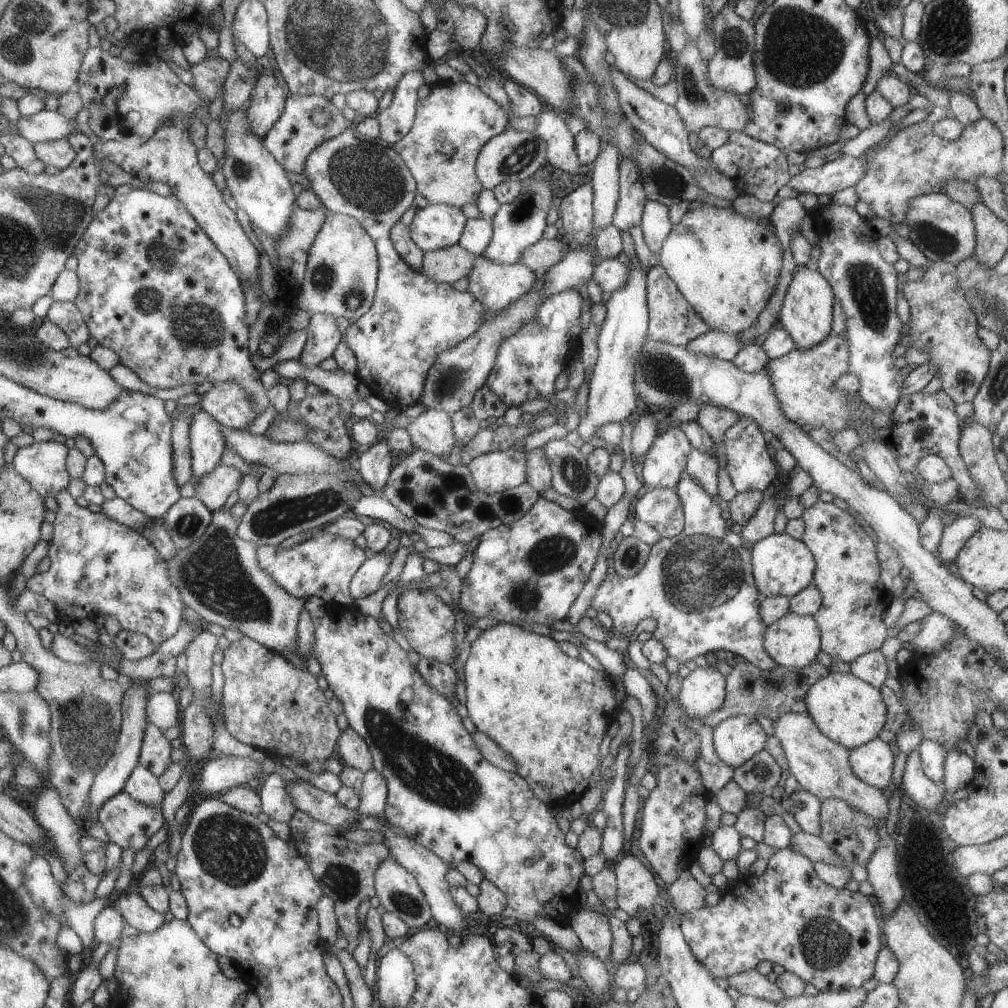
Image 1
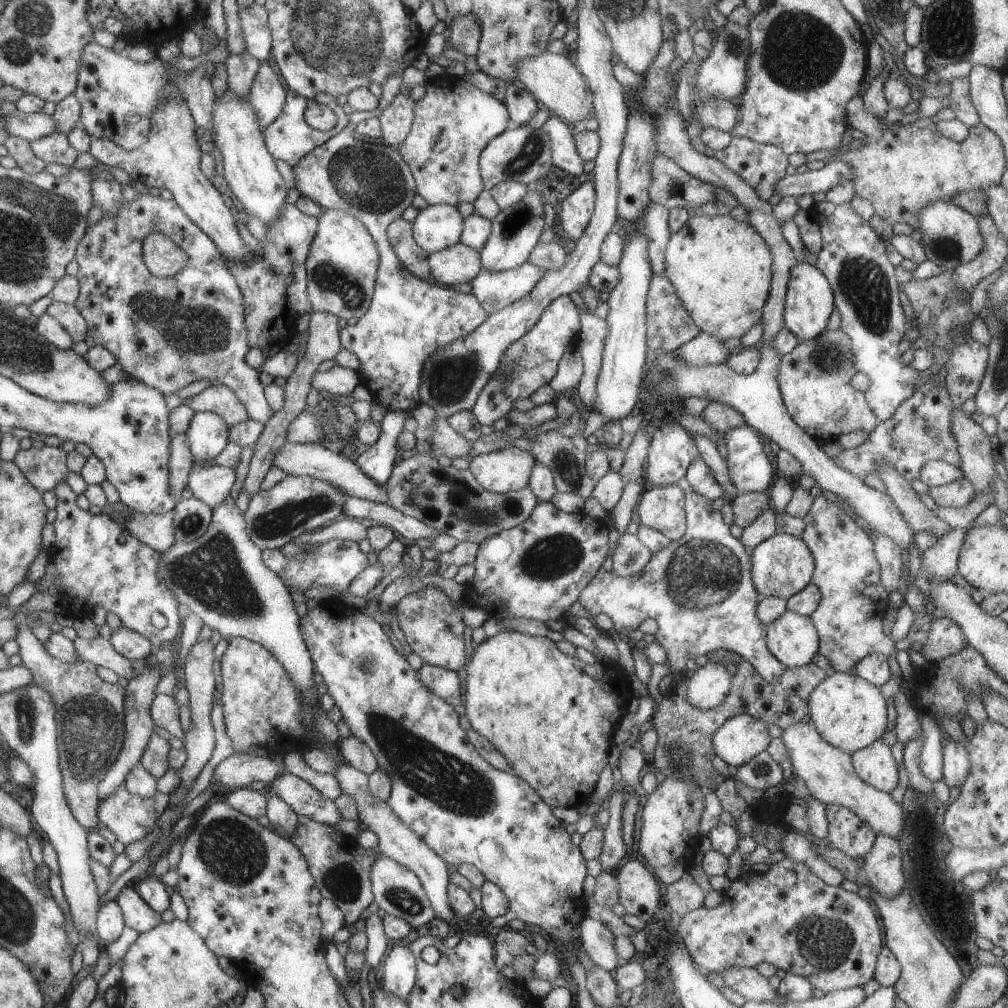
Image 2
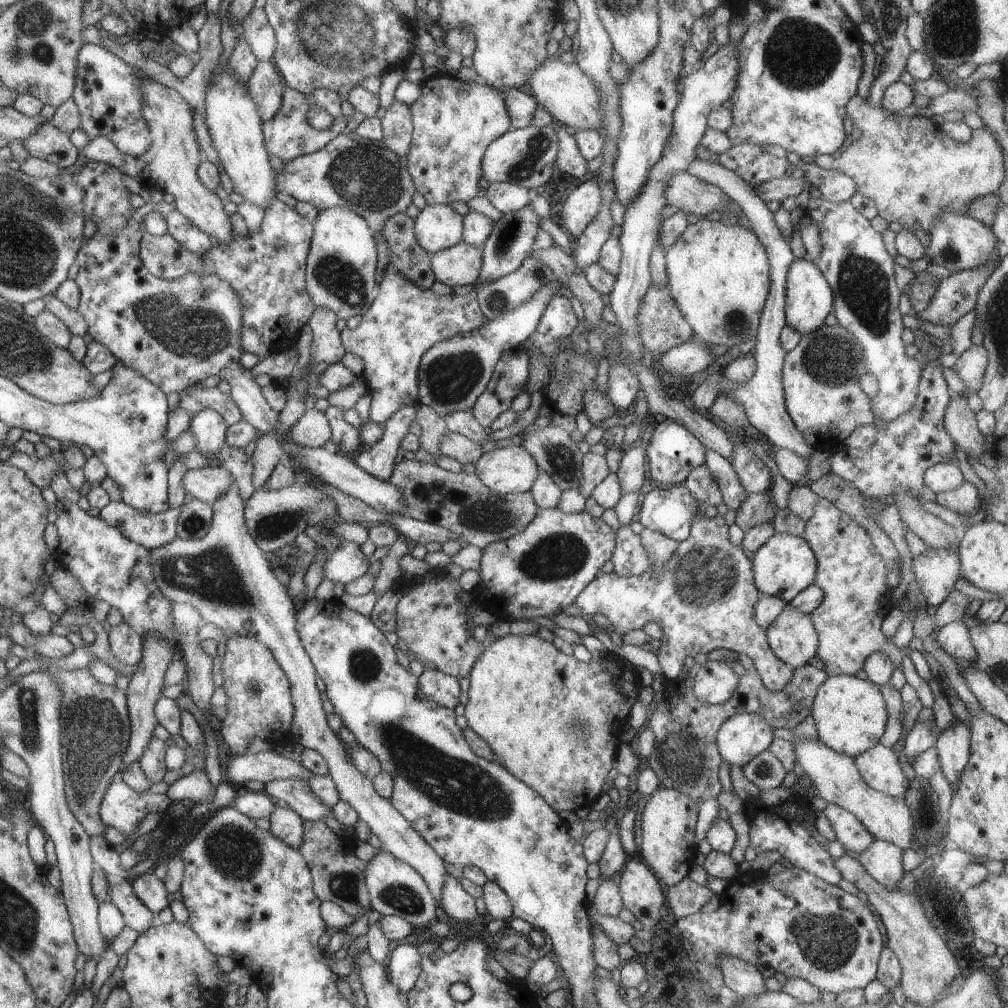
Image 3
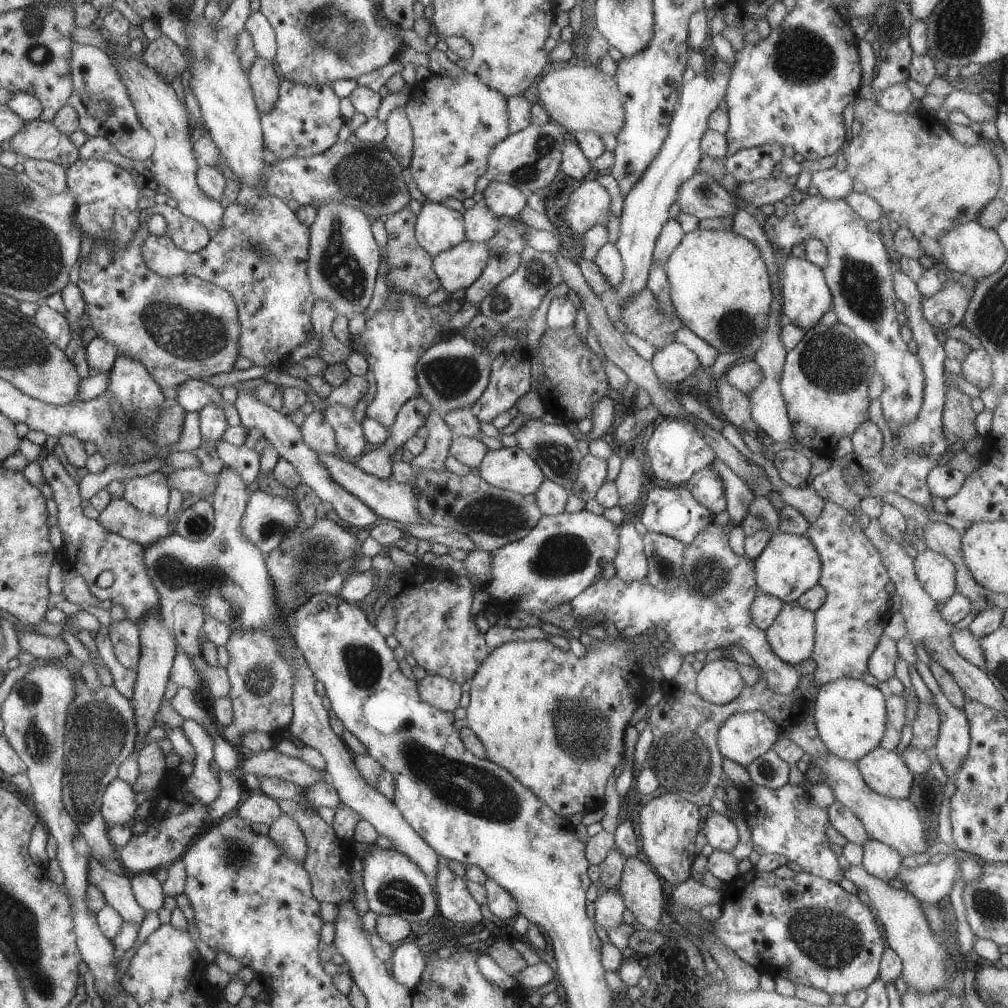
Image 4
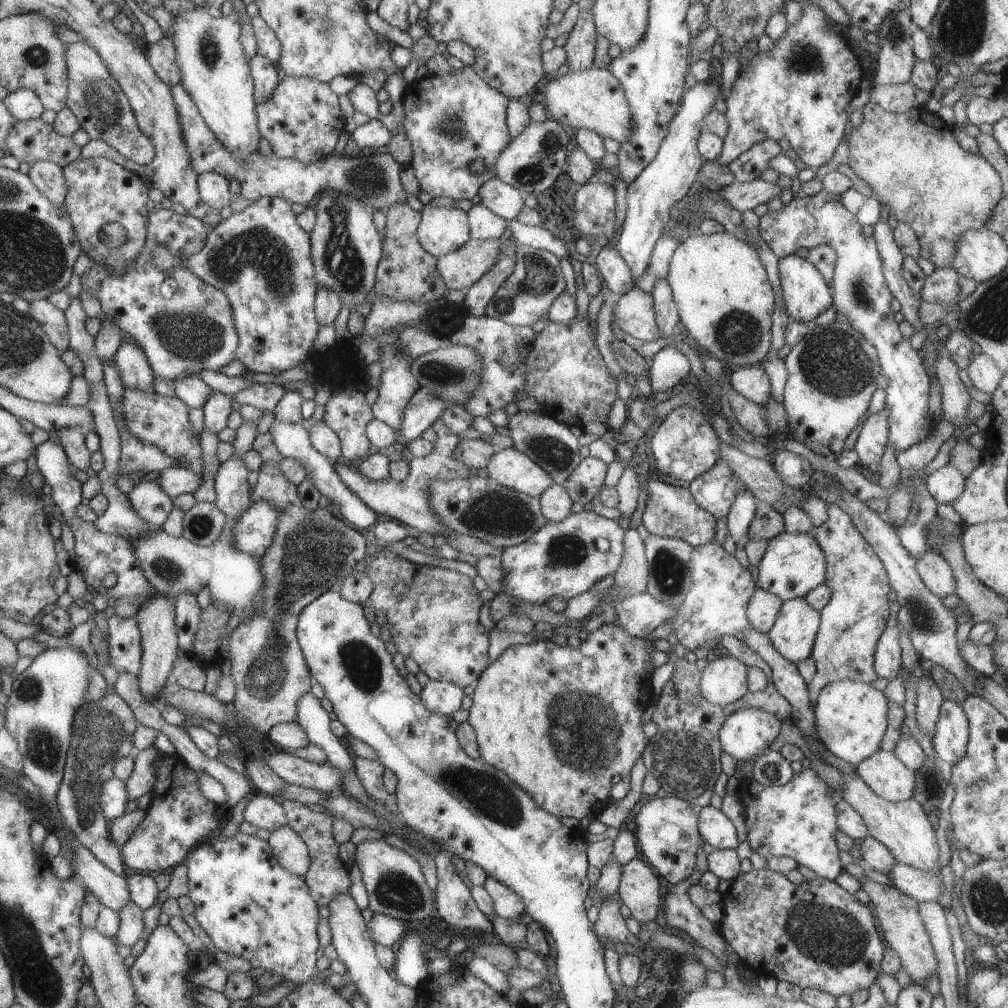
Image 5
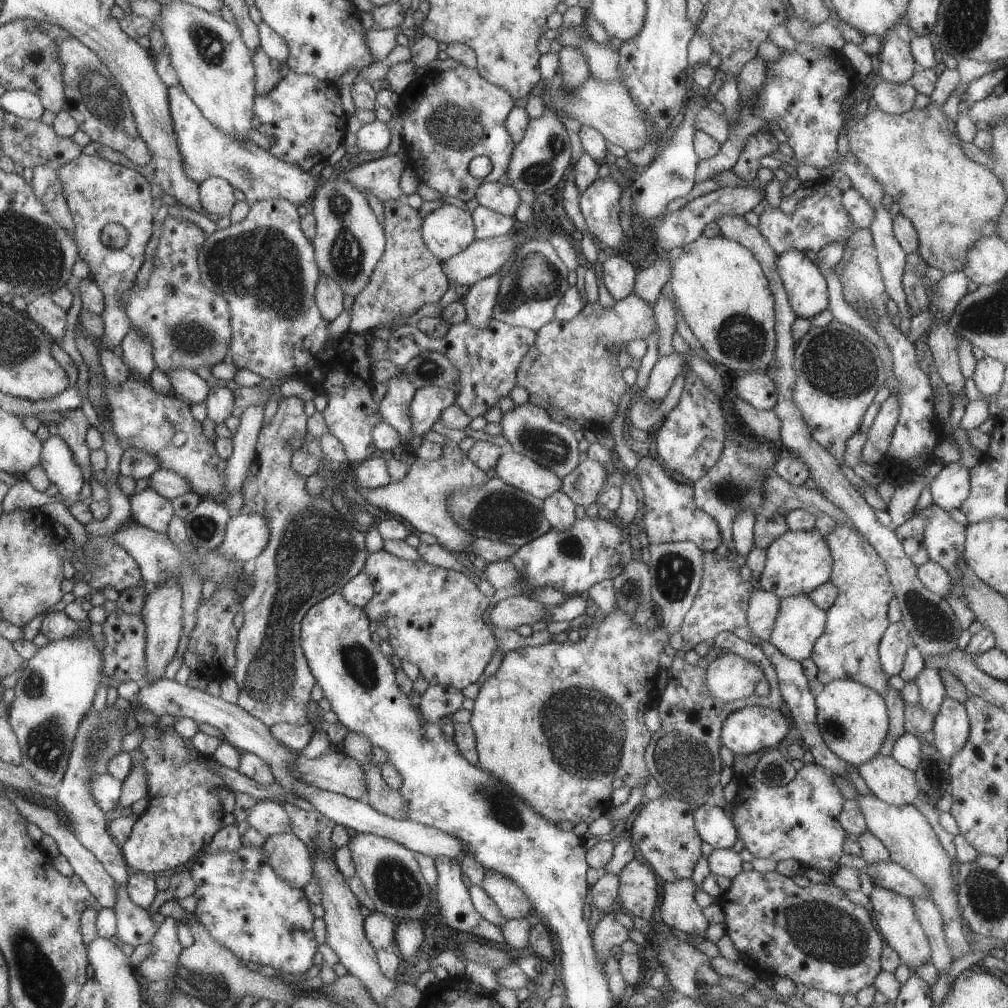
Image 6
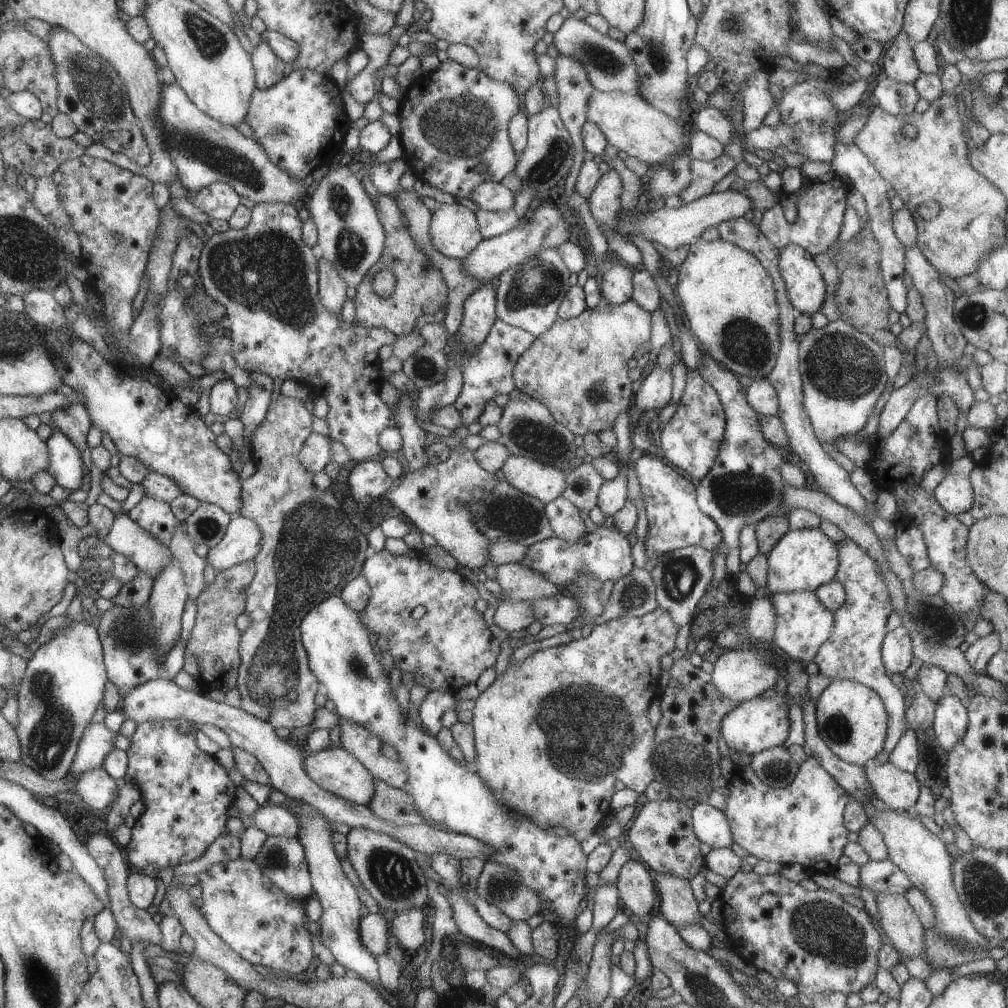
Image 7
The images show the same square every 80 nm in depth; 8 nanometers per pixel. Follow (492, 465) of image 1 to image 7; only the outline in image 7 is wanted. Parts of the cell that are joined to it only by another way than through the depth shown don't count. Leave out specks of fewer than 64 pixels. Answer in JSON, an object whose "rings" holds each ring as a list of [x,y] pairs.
{"rings":[[[509,455],[500,470],[512,487],[543,504],[556,499],[566,487],[563,469],[535,459]]]}

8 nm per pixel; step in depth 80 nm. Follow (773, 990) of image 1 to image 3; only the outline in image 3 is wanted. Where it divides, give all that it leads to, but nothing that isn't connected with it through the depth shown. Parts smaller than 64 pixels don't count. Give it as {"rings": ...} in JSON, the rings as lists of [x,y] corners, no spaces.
{"rings":[[[721,957],[718,967],[722,972],[724,985],[741,998],[758,995],[767,991],[763,987],[764,978],[758,968],[735,957]]]}

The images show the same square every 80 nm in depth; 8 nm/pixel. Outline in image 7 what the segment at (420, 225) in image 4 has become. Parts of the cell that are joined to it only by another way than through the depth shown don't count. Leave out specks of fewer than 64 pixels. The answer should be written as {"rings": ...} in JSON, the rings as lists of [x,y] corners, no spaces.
{"rings":[[[441,203],[428,226],[431,244],[444,257],[464,259],[484,238],[473,211],[459,203]]]}

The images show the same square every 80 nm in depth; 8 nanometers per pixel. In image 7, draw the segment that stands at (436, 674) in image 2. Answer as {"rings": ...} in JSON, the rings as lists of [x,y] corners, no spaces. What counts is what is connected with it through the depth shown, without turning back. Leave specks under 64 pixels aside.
{"rings":[[[449,691],[427,692],[418,708],[421,728],[435,736],[441,730],[440,716],[447,710],[455,708],[457,698]]]}

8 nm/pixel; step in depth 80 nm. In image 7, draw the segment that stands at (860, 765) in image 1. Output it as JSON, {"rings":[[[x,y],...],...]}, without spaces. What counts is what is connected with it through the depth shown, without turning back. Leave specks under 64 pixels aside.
{"rings":[[[888,760],[879,766],[864,768],[874,796],[893,810],[909,811],[919,796],[919,786],[914,774],[899,770]]]}

